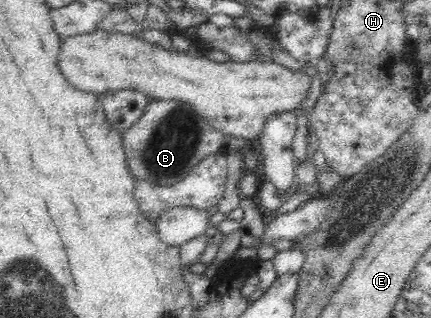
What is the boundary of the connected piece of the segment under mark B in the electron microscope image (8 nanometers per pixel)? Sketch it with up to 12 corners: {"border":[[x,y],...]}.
{"border":[[176,99],[122,132],[134,180],[182,180],[224,133]]}

